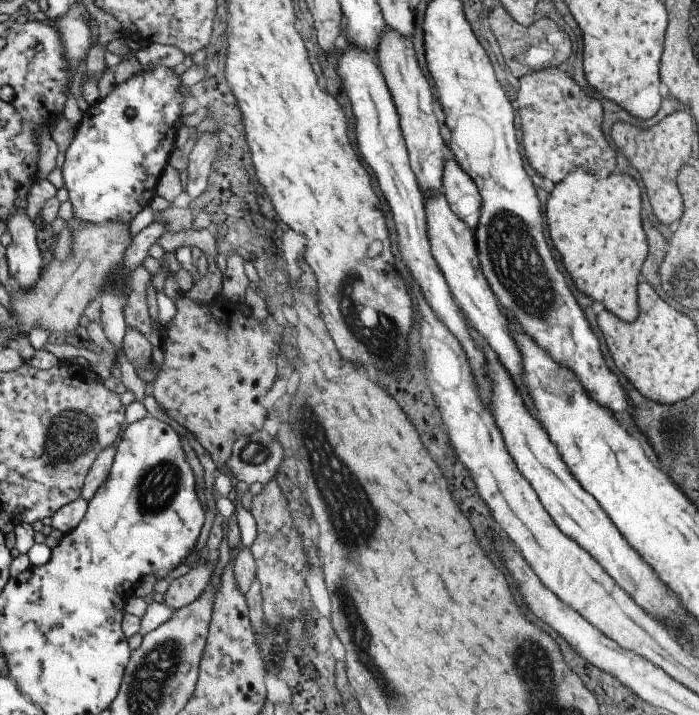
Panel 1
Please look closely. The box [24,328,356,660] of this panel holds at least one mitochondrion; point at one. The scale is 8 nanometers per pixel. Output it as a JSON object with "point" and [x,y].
{"point":[72,434]}

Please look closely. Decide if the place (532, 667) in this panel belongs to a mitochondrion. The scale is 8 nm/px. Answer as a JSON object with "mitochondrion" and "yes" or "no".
{"mitochondrion":"yes"}

